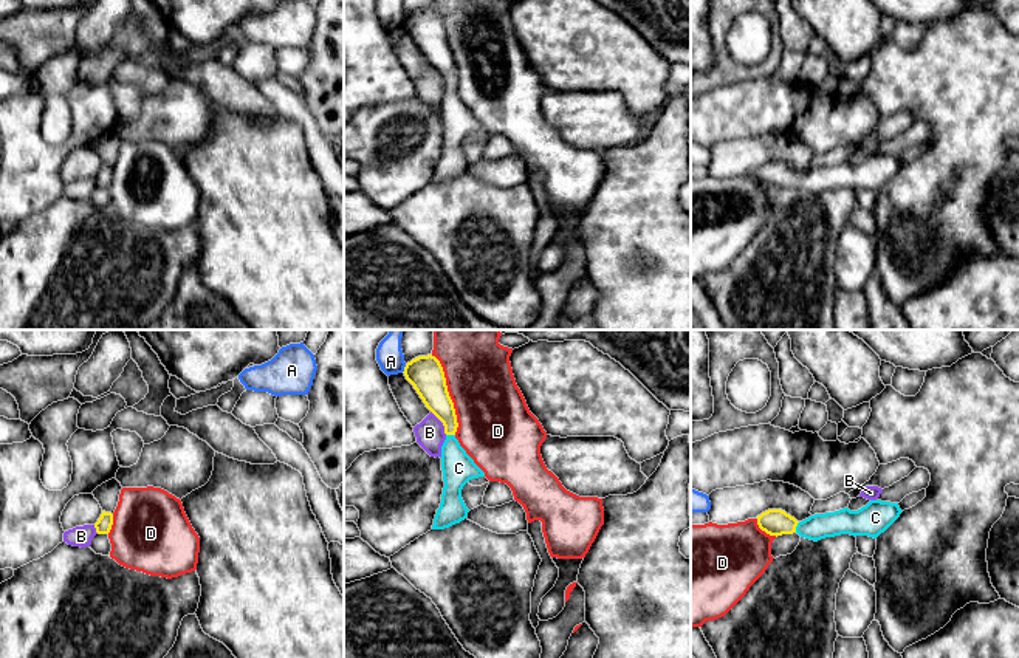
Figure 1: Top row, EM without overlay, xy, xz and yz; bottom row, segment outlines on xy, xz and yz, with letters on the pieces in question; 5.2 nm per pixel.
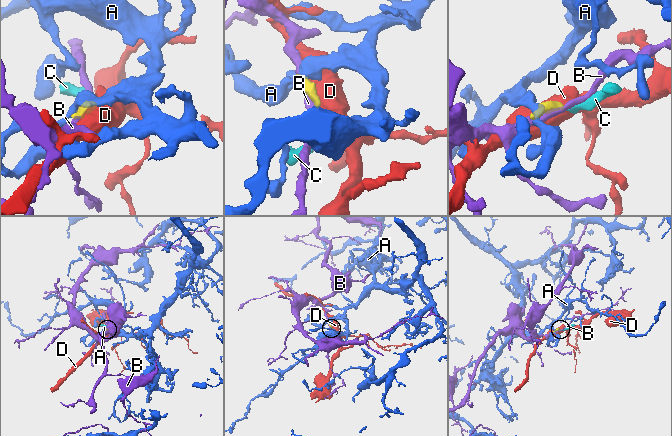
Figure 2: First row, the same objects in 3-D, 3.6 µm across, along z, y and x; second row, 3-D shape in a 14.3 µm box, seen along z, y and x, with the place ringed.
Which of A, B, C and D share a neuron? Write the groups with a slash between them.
A / B / C / D

